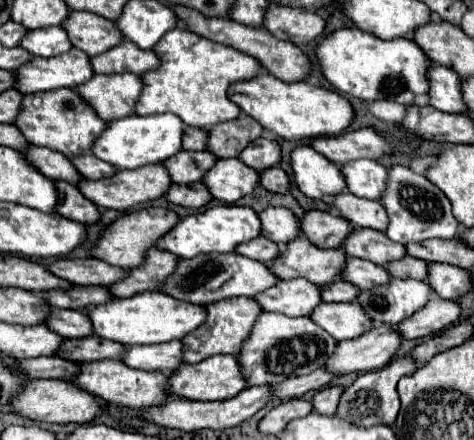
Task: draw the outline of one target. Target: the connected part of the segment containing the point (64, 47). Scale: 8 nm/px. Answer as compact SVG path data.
M61 25L57 27L45 27L45 29L33 29L23 35L19 41L19 47L29 51L35 57L55 57L65 51L69 51L73 45Z

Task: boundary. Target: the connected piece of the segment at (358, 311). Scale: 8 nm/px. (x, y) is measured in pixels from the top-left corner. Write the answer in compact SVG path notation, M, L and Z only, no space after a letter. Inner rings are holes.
M319 303L309 317L337 341L359 337L371 327L365 311L353 303Z

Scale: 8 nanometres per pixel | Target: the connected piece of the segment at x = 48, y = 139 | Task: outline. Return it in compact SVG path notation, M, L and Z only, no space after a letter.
M61 87L53 91L39 91L25 95L15 125L29 143L59 151L71 159L75 155L83 155L89 151L89 145L93 145L93 137L101 133L105 121L99 121L97 113L93 113L93 109L85 101L81 101L77 93Z

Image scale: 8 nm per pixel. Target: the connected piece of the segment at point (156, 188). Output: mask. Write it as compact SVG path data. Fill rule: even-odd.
M145 165L145 169L115 171L111 177L103 177L103 179L97 179L97 181L83 179L83 181L77 183L77 187L85 195L85 199L95 203L97 207L117 209L117 211L127 211L127 209L131 209L131 207L135 207L139 203L159 199L159 197L165 195L165 189L169 185L171 185L171 179L169 179L163 165Z

